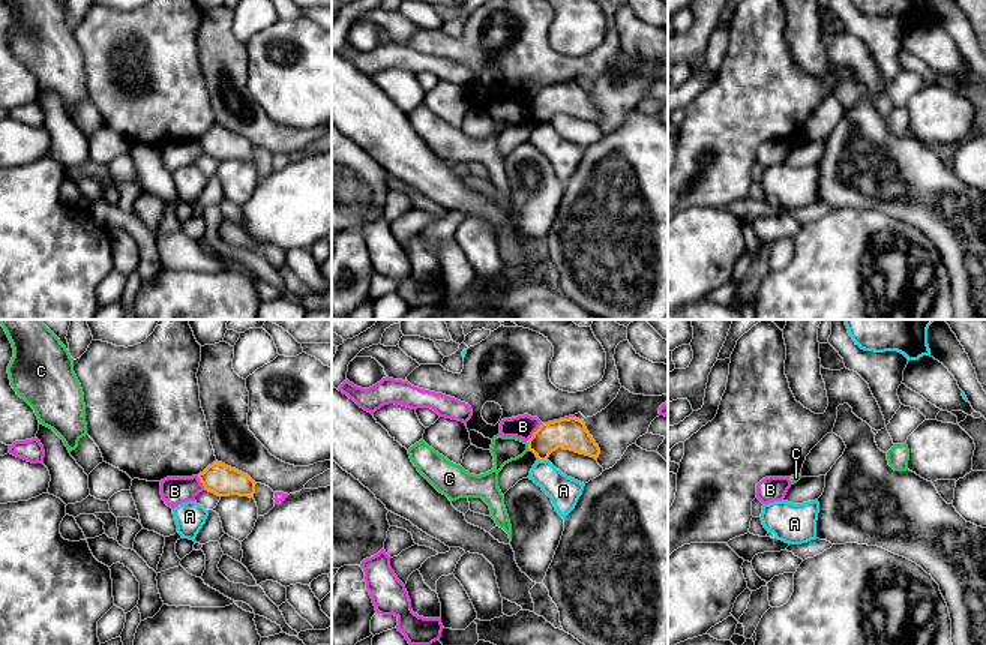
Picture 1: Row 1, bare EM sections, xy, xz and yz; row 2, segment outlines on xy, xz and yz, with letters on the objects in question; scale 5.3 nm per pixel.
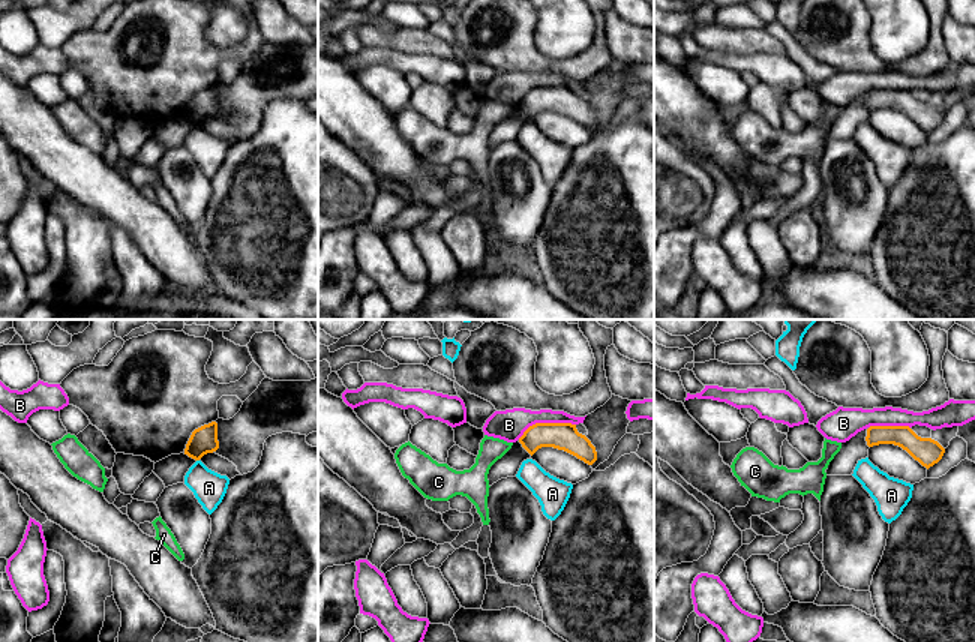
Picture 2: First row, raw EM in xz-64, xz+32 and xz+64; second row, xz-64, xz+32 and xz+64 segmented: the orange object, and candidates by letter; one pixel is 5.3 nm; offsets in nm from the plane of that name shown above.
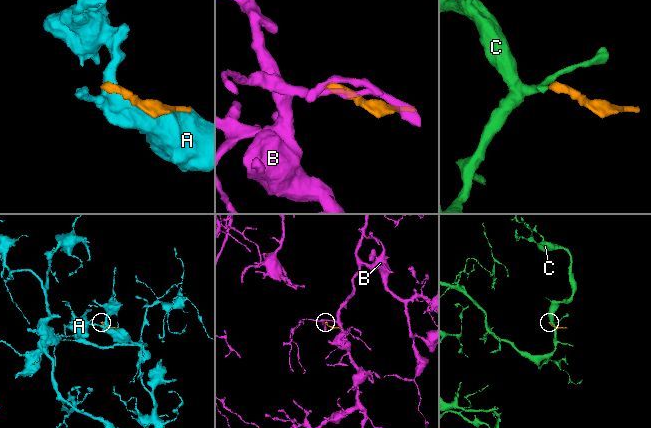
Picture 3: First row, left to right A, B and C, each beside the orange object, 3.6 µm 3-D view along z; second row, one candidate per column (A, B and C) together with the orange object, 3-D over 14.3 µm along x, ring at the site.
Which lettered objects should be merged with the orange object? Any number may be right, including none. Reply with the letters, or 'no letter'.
no letter

